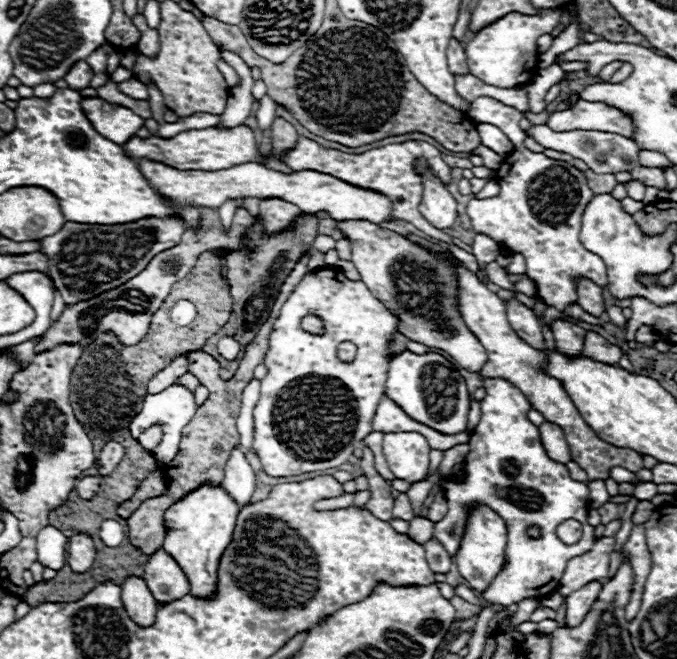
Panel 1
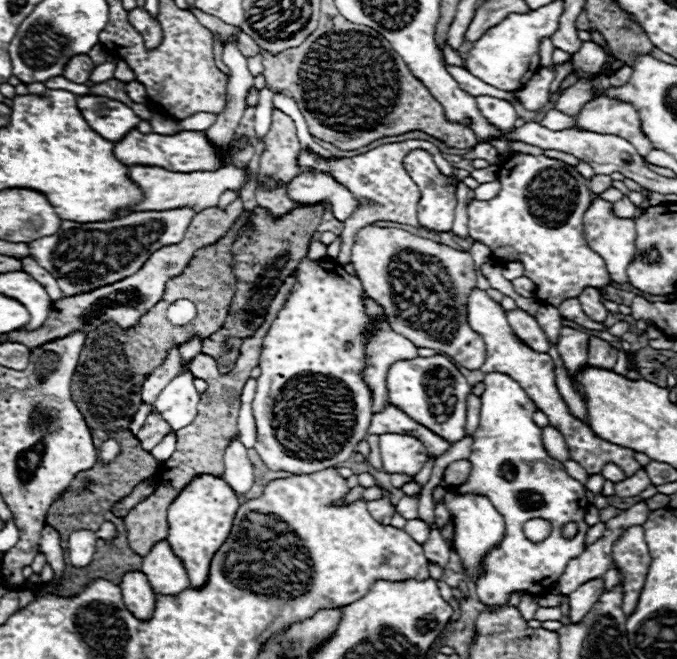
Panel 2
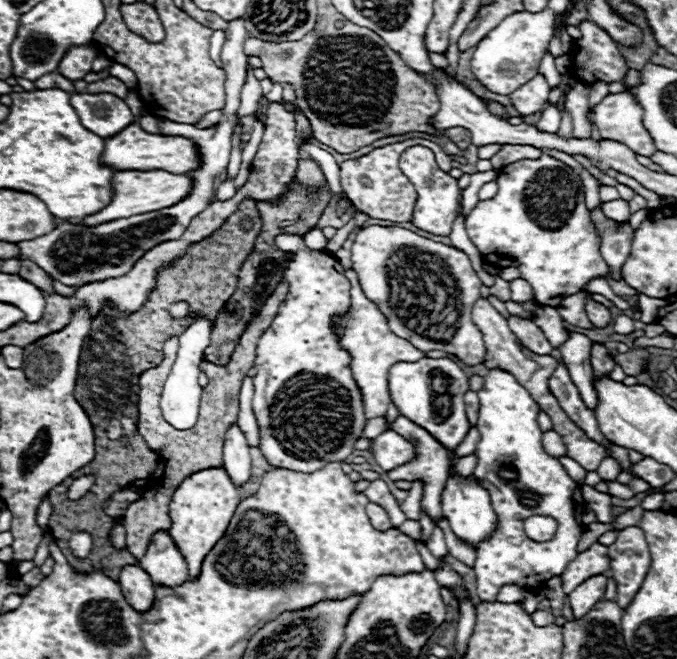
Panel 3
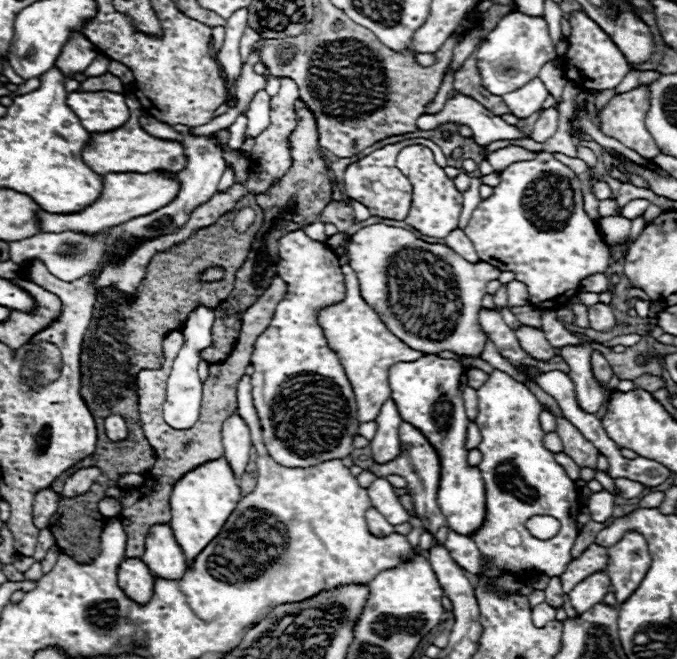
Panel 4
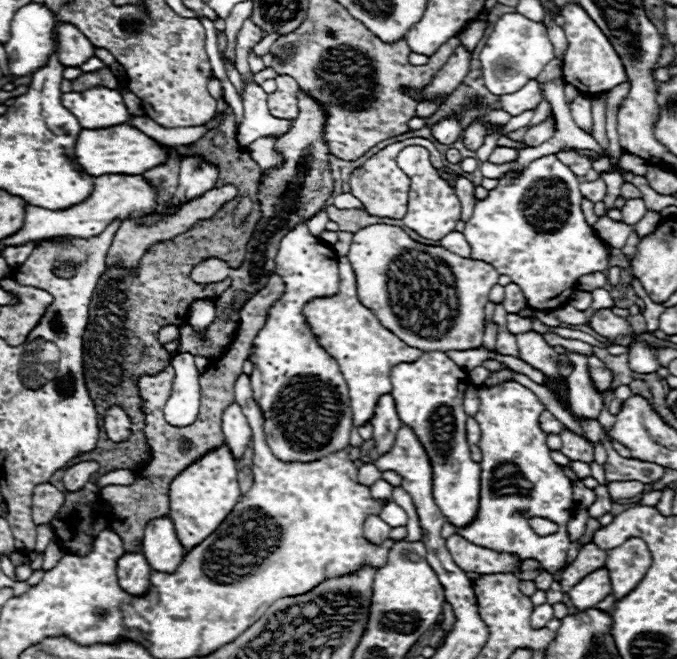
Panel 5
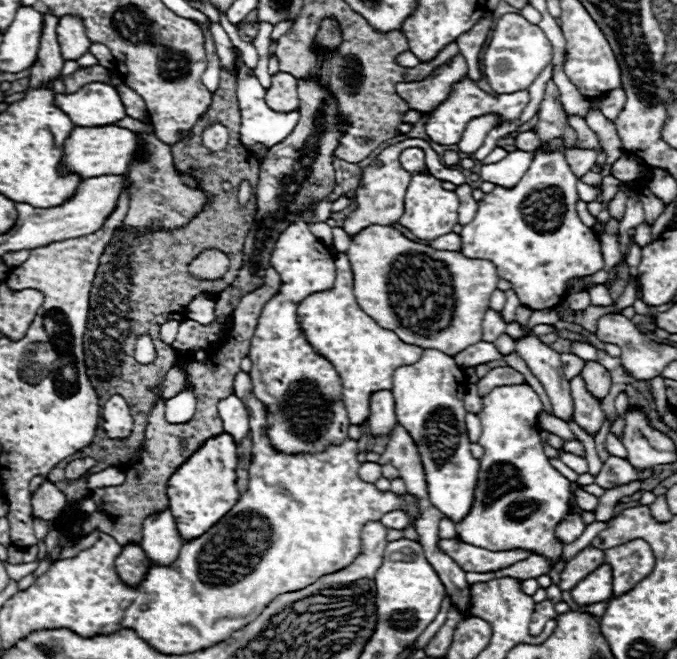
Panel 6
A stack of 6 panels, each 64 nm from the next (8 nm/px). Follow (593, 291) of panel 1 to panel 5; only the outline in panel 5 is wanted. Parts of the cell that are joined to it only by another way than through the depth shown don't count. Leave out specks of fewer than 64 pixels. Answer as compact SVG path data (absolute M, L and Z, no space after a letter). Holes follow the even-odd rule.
M600 308L590 316L590 328L596 330L600 336L606 336L608 340L620 336L620 334L634 334L624 318L618 318L610 308Z

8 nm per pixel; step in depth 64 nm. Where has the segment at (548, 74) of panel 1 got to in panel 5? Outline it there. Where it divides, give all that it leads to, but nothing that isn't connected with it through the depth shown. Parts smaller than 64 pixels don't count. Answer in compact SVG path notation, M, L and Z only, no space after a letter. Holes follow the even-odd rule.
M536 80L528 82L524 88L520 88L518 92L512 92L512 94L504 94L500 100L502 100L502 108L512 114L512 116L518 116L526 110L534 110L544 98L544 92L542 88L538 86Z

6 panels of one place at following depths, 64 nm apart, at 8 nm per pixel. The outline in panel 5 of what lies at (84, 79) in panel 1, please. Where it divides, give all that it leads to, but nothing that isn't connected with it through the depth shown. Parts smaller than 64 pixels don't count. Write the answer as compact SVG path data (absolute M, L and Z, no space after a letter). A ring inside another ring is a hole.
M68 22L62 24L58 34L60 34L58 58L64 68L82 66L88 58L94 56L94 46L74 24L68 24Z

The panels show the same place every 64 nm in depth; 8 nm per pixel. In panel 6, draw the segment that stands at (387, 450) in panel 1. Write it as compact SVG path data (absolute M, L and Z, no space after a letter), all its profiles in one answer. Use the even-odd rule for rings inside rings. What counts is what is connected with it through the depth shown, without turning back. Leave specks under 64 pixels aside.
M380 390L372 396L368 426L374 436L390 436L392 430L398 426L392 392Z

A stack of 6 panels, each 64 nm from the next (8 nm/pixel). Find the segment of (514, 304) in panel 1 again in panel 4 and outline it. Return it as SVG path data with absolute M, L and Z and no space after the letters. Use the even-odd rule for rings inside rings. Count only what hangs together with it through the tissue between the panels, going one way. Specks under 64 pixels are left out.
M518 326L514 330L516 338L520 338L520 346L524 346L524 350L528 350L528 354L532 354L532 358L552 358L556 356L556 348L552 348L548 344L548 340L544 338L544 332L532 326Z

